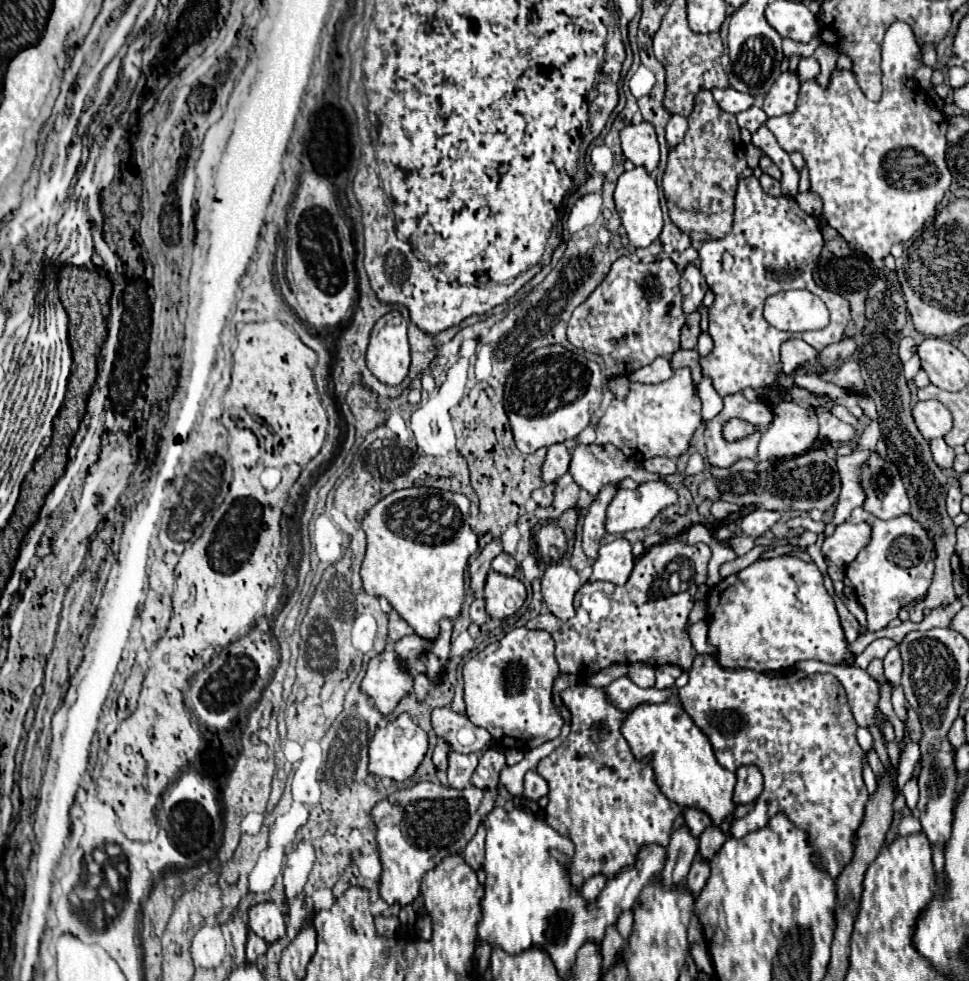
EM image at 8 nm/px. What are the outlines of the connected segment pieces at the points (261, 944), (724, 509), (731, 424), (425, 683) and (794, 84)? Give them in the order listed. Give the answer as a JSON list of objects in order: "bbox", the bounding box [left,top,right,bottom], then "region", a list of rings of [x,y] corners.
[{"bbox":[246,931,268,963],"region":[[[250,931],[248,933],[248,943],[246,943],[246,959],[250,963],[254,963],[256,959],[260,959],[266,953],[266,949],[268,949],[268,943]]]},{"bbox":[712,501,740,519],"region":[[[714,501],[714,505],[712,505],[712,515],[714,515],[716,519],[724,519],[724,517],[728,517],[730,513],[736,513],[736,511],[740,511],[740,507],[734,505],[734,503]]]},{"bbox":[724,419,754,441],"region":[[[732,419],[732,421],[728,421],[728,423],[724,425],[724,437],[726,437],[728,441],[742,439],[742,437],[746,437],[746,435],[752,433],[752,431],[754,431],[754,427],[752,427],[750,423],[746,423],[746,421],[740,421],[740,419]]]},{"bbox":[412,675,430,701],"region":[[[416,675],[414,677],[414,691],[412,691],[412,695],[418,699],[418,701],[424,701],[424,697],[428,695],[428,691],[430,691],[430,681],[426,679],[426,675]]]},{"bbox":[762,71,800,117],"region":[[[784,71],[778,77],[778,81],[774,83],[774,87],[768,91],[768,95],[764,97],[764,103],[762,103],[764,113],[768,117],[792,113],[792,109],[796,109],[798,89],[800,89],[798,75],[792,73],[792,71]]]}]

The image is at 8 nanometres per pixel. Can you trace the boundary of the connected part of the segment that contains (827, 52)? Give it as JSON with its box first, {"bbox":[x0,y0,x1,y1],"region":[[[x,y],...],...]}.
{"bbox":[814,43,838,85],"region":[[[822,43],[816,53],[814,53],[814,59],[820,63],[822,71],[820,75],[816,77],[816,81],[820,81],[820,85],[828,85],[828,77],[832,75],[832,69],[836,67],[836,59],[838,59],[838,51],[832,47],[832,45],[826,45]]]}

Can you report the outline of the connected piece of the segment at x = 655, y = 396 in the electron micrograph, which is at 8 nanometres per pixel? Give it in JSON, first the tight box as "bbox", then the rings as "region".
{"bbox":[596,369,702,461],"region":[[[676,369],[668,381],[658,385],[630,383],[630,391],[624,399],[612,399],[600,417],[596,429],[596,443],[616,445],[628,459],[642,461],[656,455],[678,459],[690,447],[692,435],[702,423],[700,397],[694,389],[690,369]]]}

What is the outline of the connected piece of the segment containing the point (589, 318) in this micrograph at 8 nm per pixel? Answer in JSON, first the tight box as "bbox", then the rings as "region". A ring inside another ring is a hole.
{"bbox":[568,257,686,377],"region":[[[630,257],[616,259],[604,281],[574,309],[568,321],[568,341],[600,355],[612,377],[634,373],[656,357],[670,359],[680,349],[680,329],[686,323],[678,285],[680,273],[672,259],[656,259],[654,263],[634,263]]]}

